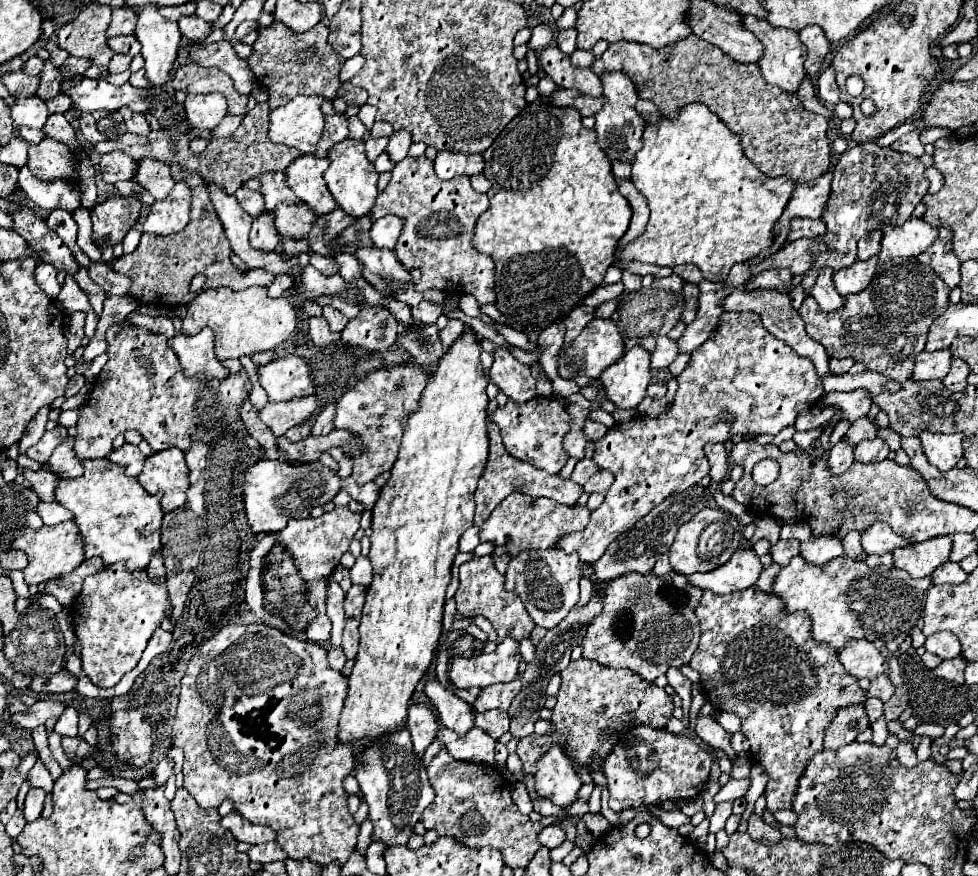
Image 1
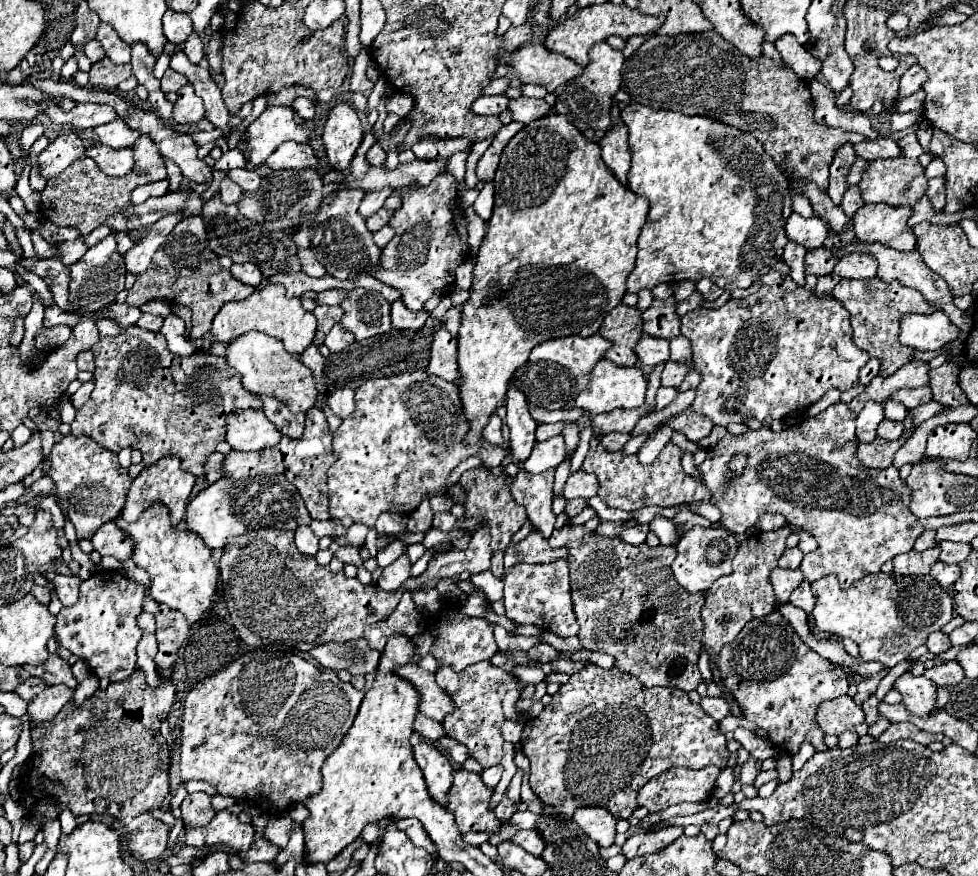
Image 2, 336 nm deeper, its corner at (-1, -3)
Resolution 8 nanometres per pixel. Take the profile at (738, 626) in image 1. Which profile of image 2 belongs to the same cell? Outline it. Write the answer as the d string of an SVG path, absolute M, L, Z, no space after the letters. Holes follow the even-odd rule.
M770 613L766 617L754 619L750 621L742 633L738 633L736 641L732 641L730 645L726 645L720 655L716 657L716 665L722 673L722 677L726 679L726 687L734 693L734 697L740 703L742 715L750 721L754 721L756 725L760 725L770 741L782 751L782 753L798 753L802 743L812 743L818 751L828 749L824 743L824 733L818 725L814 725L816 721L816 709L822 701L828 699L836 699L840 695L848 693L848 681L846 675L840 667L830 665L830 661L826 661L824 657L820 657L818 653L814 653L812 649L806 647L806 643L798 637L798 633L792 629L792 625L778 613Z

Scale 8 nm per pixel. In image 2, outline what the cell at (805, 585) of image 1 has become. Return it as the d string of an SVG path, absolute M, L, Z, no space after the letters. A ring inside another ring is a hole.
M892 573L868 575L850 589L842 589L832 575L812 583L816 607L812 611L820 631L838 633L852 639L864 661L880 661L888 667L908 659L908 655L926 643L926 637L940 631L952 619L952 597L930 577L894 577Z

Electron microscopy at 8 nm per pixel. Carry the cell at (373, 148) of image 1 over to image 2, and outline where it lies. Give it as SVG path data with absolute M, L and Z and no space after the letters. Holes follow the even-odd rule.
M374 143L372 145L372 149L366 153L366 159L368 159L368 163L370 165L382 165L384 161L386 161L386 151L382 149L382 145L380 143Z

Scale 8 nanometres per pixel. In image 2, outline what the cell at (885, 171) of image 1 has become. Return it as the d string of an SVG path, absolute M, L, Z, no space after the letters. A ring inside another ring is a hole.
M878 159L872 161L860 181L860 191L866 203L888 203L888 205L910 205L924 195L926 191L926 177L924 177L924 167L918 163L918 159Z

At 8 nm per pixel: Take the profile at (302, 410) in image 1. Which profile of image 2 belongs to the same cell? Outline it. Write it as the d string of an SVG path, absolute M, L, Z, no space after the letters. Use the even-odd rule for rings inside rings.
M234 409L226 417L226 441L234 451L260 451L278 443L282 433L258 409Z

